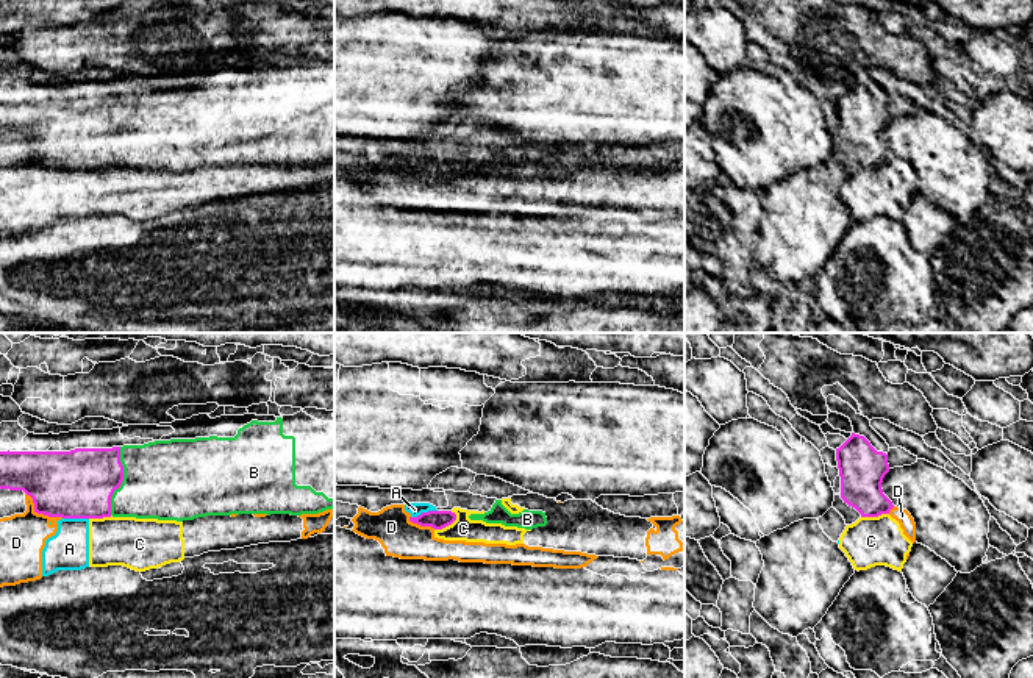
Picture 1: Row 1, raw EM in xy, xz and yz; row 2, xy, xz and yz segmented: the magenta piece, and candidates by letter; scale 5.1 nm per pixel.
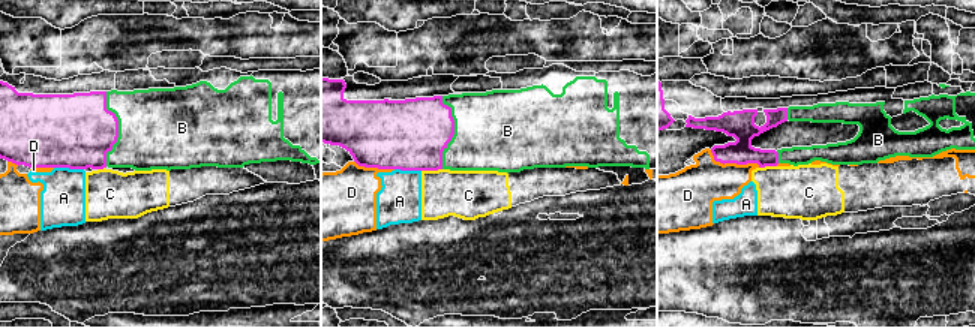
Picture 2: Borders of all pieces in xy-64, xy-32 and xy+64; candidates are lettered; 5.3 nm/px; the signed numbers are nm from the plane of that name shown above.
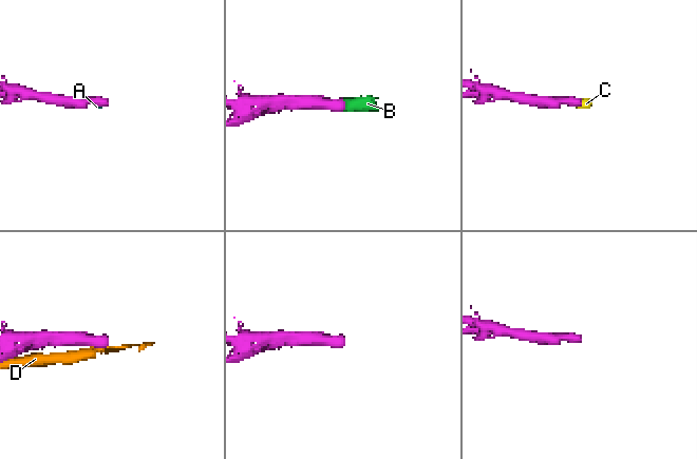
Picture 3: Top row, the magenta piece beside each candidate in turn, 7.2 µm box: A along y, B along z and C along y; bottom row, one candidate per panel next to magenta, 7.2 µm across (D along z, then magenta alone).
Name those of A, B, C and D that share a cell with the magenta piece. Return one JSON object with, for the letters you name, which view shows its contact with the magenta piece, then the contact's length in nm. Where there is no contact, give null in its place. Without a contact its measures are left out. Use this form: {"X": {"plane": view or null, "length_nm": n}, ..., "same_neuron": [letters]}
{"B": {"plane": "xy", "length_nm": 360}, "same_neuron": ["B"]}

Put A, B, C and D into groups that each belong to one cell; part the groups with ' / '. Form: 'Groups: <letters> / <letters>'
Groups: A C D / B

